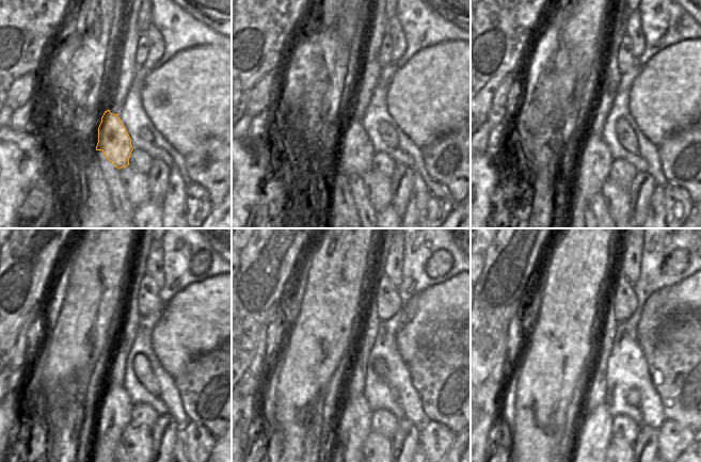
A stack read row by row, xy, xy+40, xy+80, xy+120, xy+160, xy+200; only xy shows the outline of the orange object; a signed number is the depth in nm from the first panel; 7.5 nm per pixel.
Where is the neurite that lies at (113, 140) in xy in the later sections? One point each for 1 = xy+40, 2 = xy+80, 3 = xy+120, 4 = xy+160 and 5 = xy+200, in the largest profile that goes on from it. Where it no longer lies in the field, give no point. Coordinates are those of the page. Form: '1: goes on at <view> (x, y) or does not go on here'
1: goes on at xy+40 (355, 150)
2: goes on at xy+80 (593, 164)
3: goes on at xy+120 (114, 412)
4: goes on at xy+160 (353, 424)
5: goes on at xy+200 (593, 434)

